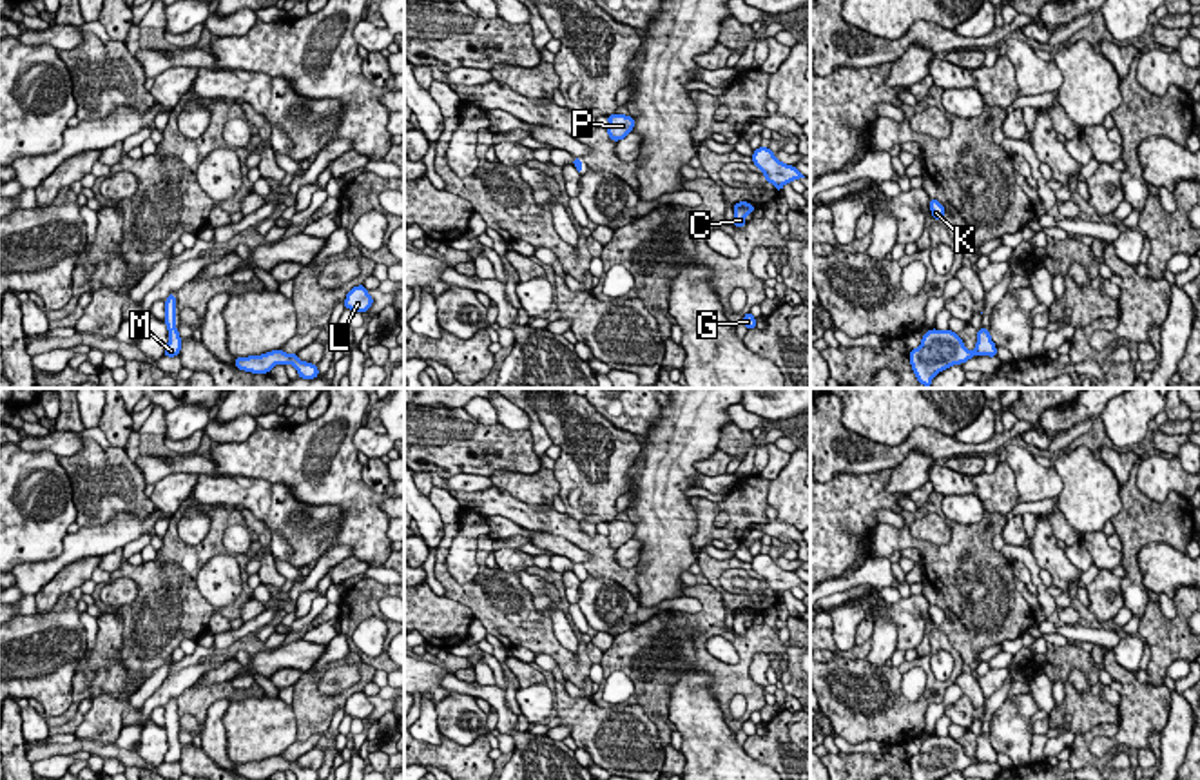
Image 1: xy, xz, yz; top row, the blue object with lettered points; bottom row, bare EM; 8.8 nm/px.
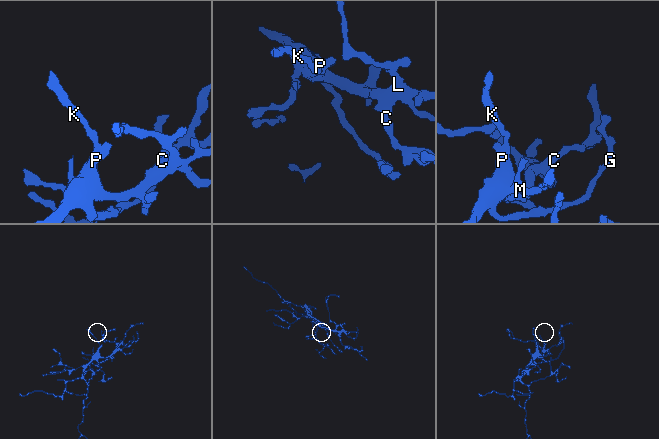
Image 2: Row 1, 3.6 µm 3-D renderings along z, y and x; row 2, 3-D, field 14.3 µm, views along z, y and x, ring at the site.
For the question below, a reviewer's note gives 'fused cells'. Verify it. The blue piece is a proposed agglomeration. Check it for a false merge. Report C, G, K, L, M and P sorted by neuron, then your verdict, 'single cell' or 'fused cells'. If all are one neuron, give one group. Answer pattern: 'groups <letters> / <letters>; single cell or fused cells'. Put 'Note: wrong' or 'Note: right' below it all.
groups C G K L M P; single cell
Note: wrong

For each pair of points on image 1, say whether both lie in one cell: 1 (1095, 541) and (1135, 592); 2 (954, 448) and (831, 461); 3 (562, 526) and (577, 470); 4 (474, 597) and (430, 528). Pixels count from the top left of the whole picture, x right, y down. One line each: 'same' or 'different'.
1: different
2: same
3: different
4: different

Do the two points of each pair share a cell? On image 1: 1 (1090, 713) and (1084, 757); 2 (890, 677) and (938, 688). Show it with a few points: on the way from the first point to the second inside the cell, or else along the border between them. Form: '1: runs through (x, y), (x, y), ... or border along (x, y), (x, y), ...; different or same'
1: border along (1117, 722), (1099, 722), (1077, 735); different
2: runs through (903, 668), (921, 664), (929, 675); same

